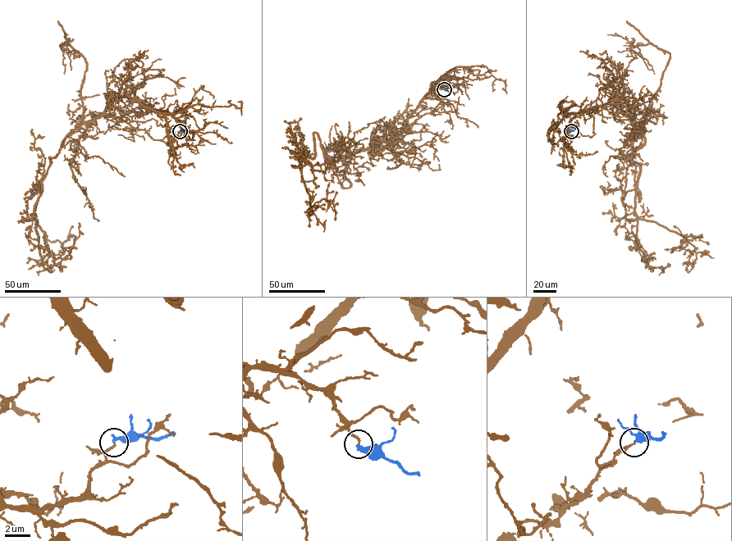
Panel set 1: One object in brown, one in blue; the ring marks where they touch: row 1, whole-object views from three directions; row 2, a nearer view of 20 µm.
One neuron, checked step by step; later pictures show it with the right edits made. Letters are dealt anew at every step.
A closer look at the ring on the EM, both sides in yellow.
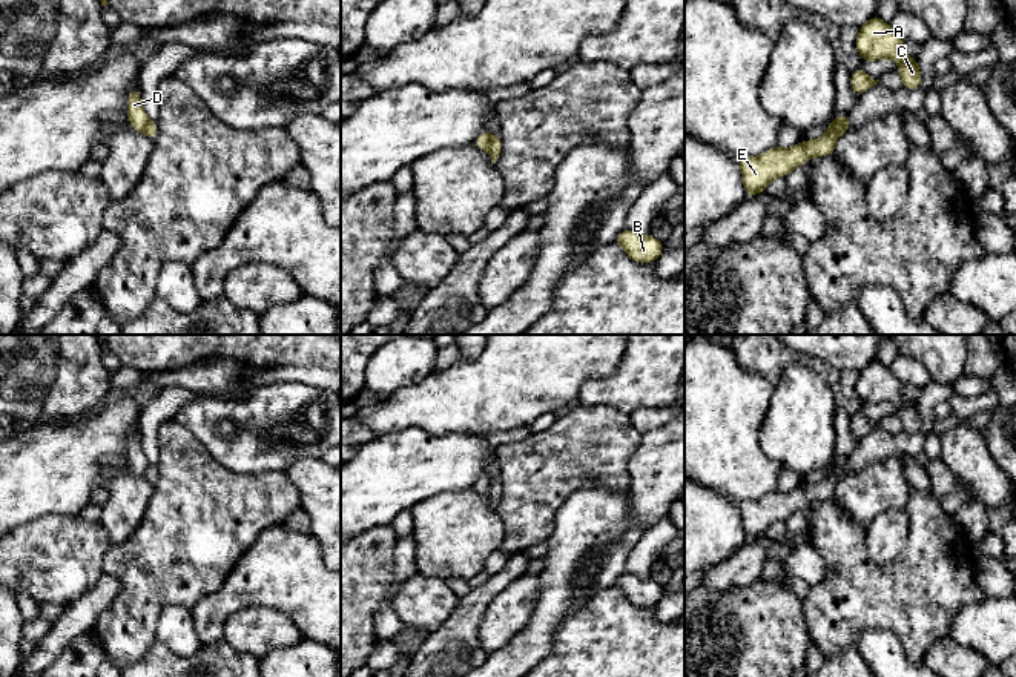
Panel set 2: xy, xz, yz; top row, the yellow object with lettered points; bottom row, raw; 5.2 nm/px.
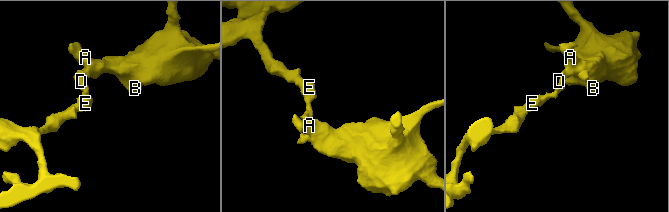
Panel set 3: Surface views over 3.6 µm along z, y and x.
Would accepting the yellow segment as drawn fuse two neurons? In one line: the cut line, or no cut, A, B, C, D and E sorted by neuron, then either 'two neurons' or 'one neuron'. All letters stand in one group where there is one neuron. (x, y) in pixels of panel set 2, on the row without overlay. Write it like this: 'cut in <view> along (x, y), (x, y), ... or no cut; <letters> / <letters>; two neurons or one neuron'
cut in yz along (846, 461), (827, 475); A B C D / E; two neurons

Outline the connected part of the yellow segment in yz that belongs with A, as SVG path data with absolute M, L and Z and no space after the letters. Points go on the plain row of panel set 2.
M878 359L870 361L861 372L855 385L863 405L881 402L896 402L896 414L901 419L902 431L909 434L921 433L922 419L918 402L910 402L904 393L904 384L882 365Z

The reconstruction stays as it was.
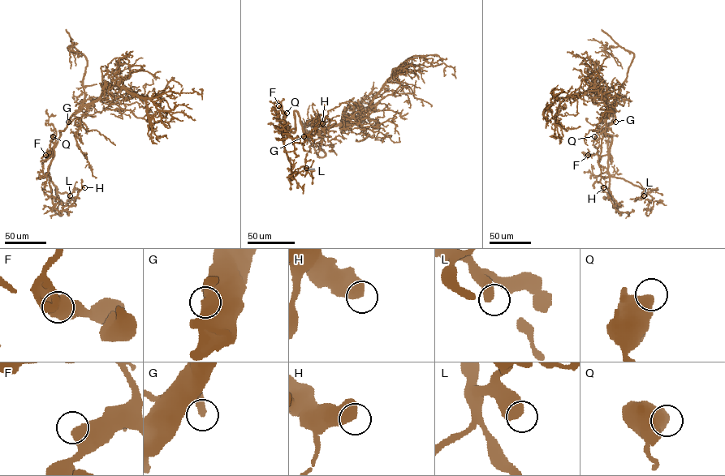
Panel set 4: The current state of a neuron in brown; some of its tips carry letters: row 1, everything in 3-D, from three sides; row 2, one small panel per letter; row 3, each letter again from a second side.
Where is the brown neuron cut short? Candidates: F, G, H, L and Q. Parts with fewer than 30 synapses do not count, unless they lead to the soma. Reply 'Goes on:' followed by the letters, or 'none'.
Goes on: none

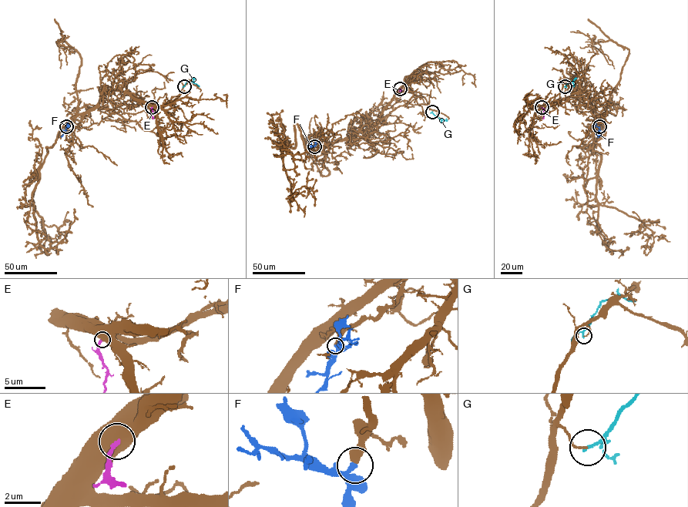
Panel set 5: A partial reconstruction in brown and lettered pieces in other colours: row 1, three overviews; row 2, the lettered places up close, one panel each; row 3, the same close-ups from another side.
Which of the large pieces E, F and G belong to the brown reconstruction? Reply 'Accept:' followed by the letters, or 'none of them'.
Accept: F

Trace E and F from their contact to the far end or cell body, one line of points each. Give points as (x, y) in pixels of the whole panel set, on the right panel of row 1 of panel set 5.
E: (542, 107), (543, 119)
F: (599, 126), (598, 137)

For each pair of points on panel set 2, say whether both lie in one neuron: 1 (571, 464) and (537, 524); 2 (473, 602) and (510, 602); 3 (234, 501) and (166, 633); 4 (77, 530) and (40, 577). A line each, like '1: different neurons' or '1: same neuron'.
1: same neuron
2: different neurons
3: different neurons
4: same neuron

